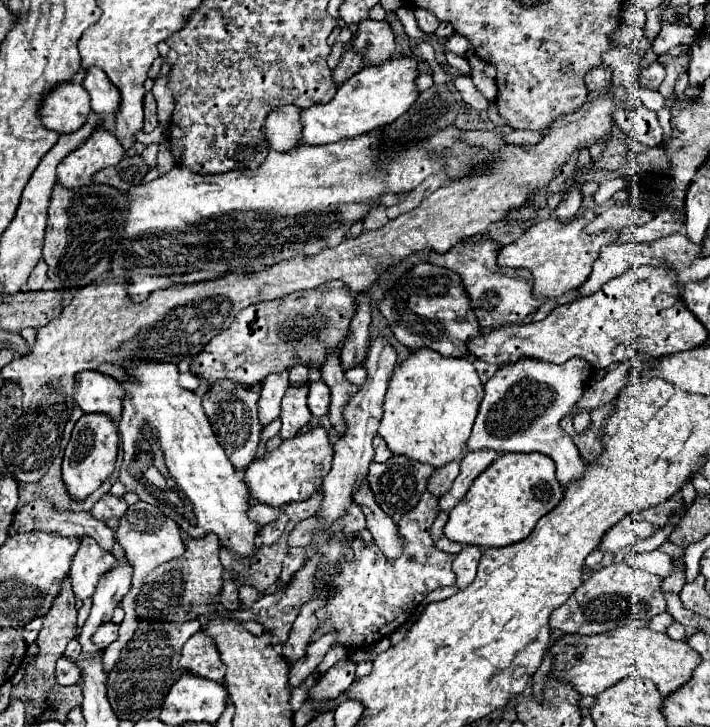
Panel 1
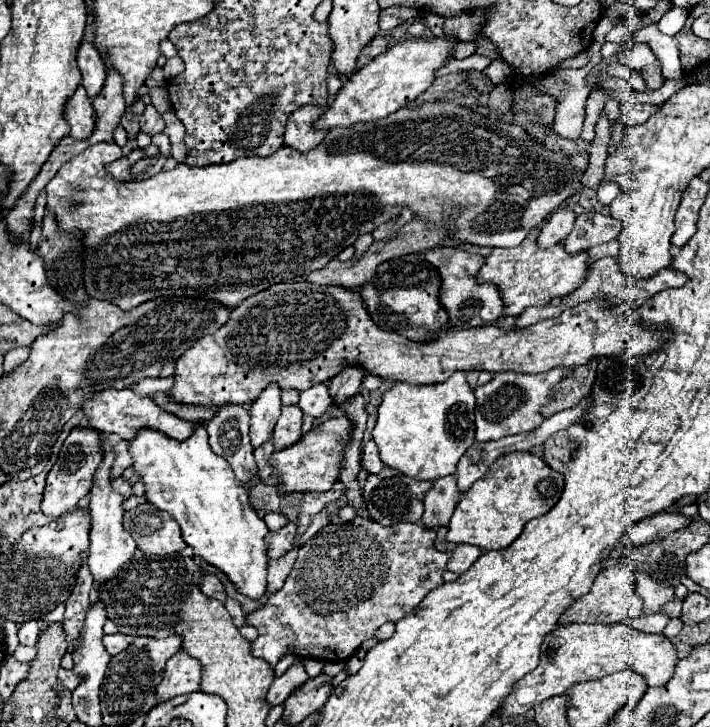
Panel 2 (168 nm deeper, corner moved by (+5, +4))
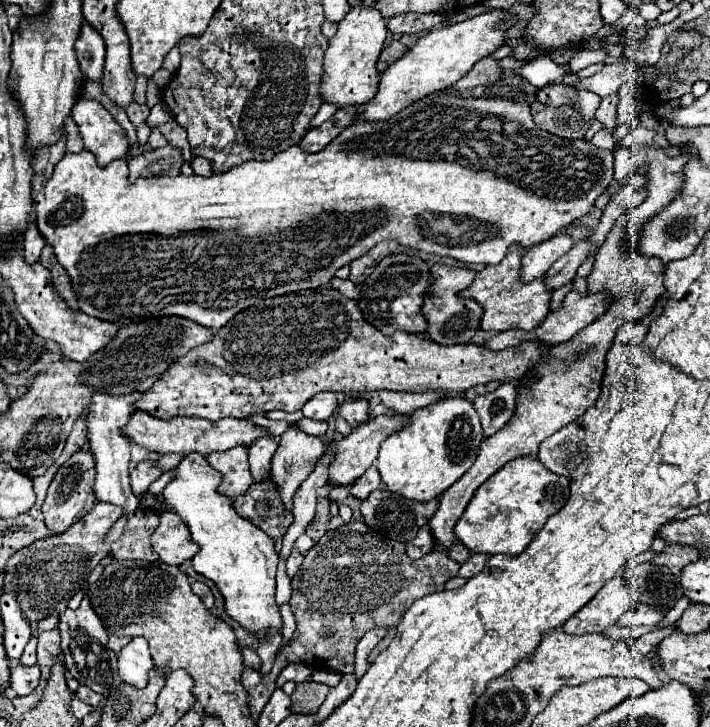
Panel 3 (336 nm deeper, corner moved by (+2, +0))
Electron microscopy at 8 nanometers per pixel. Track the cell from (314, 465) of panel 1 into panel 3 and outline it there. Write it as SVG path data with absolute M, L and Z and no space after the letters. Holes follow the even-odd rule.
M395 414L395 416L377 416L375 420L369 420L369 422L361 424L359 428L355 428L347 438L337 440L335 442L337 444L337 454L335 454L335 460L329 466L329 482L335 484L335 486L353 484L373 464L373 460L377 458L381 442L387 436L391 436L393 432L401 430L407 422L409 422L409 416L401 416L401 414Z

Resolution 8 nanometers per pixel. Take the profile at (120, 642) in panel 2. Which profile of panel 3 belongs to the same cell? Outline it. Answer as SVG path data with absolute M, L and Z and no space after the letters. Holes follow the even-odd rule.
M133 638L133 642L129 642L119 652L117 658L119 658L117 672L123 678L123 682L127 682L135 688L145 688L149 682L149 670L153 668L147 640L145 638Z

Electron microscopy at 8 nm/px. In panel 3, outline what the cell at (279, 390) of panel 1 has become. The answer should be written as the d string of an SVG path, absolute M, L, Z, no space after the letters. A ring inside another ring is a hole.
M271 434L261 438L257 444L253 444L253 448L249 448L249 470L251 470L253 482L269 480L271 458L275 450L277 450L277 442Z

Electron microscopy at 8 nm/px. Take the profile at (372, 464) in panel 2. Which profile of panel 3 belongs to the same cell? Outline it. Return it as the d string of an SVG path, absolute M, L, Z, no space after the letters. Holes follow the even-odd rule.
M371 466L365 476L361 476L353 486L351 486L351 494L357 498L357 500L367 500L369 494L373 490L377 490L381 486L381 478L379 478L379 472L375 466Z

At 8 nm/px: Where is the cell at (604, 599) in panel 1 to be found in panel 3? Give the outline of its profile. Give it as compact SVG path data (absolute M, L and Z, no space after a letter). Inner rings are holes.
M623 576L611 578L597 596L563 624L567 634L593 634L613 626L623 612L635 604L635 592L629 592Z

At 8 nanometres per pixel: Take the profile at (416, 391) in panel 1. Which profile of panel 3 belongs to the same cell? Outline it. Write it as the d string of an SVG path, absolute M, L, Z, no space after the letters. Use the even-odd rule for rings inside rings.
M445 398L437 404L425 406L423 410L415 410L411 414L411 422L401 432L395 432L381 444L377 470L381 474L383 488L415 502L429 502L433 498L439 498L451 484L455 484L471 468L471 464L477 458L481 440L483 430L479 424L479 416L467 398Z

